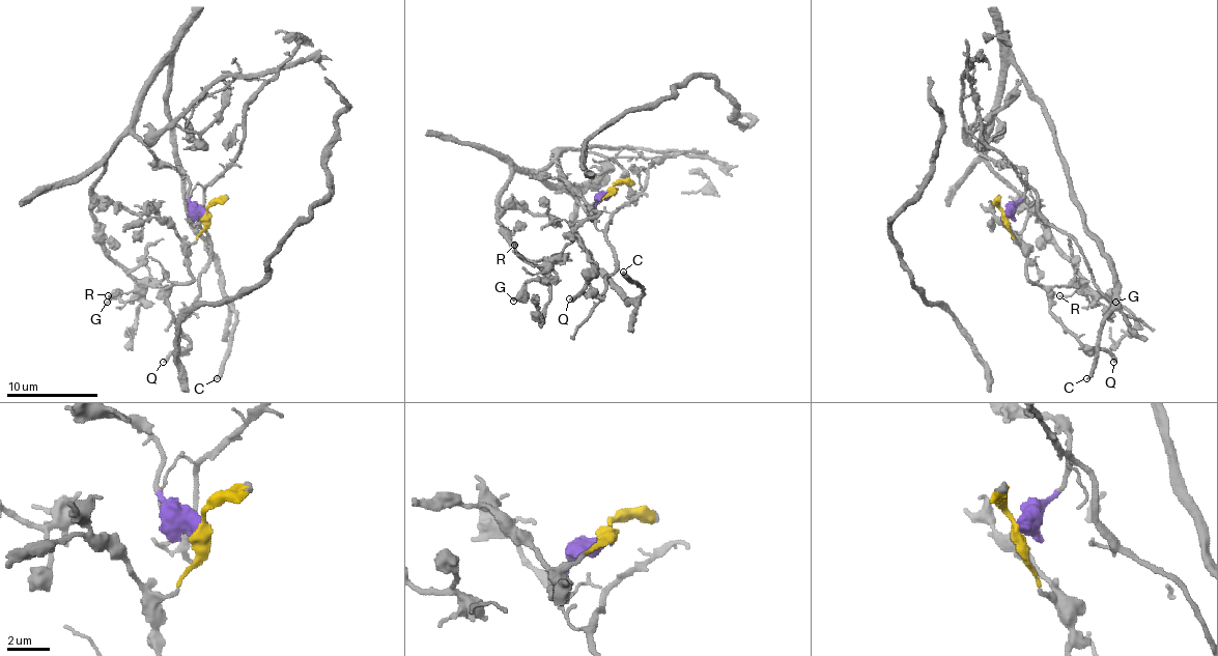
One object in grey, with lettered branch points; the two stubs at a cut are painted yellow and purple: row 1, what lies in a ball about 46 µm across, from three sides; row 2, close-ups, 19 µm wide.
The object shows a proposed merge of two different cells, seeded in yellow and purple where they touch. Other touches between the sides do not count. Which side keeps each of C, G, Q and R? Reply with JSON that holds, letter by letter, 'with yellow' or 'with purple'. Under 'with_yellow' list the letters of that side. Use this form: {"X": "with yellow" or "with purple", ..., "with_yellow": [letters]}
{"C": "with purple", "G": "with purple", "Q": "with yellow", "R": "with yellow", "with_yellow": ["Q", "R"]}

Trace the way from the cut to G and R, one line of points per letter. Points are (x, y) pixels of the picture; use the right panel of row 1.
G: (1003, 216), (1026, 177), (976, 149), (985, 134), (988, 163), (1034, 208), (1095, 301), (1115, 303)
R: (1003, 216), (1006, 229), (1022, 248), (1031, 282), (1043, 286), (1070, 286), (1081, 293), (1058, 295)

